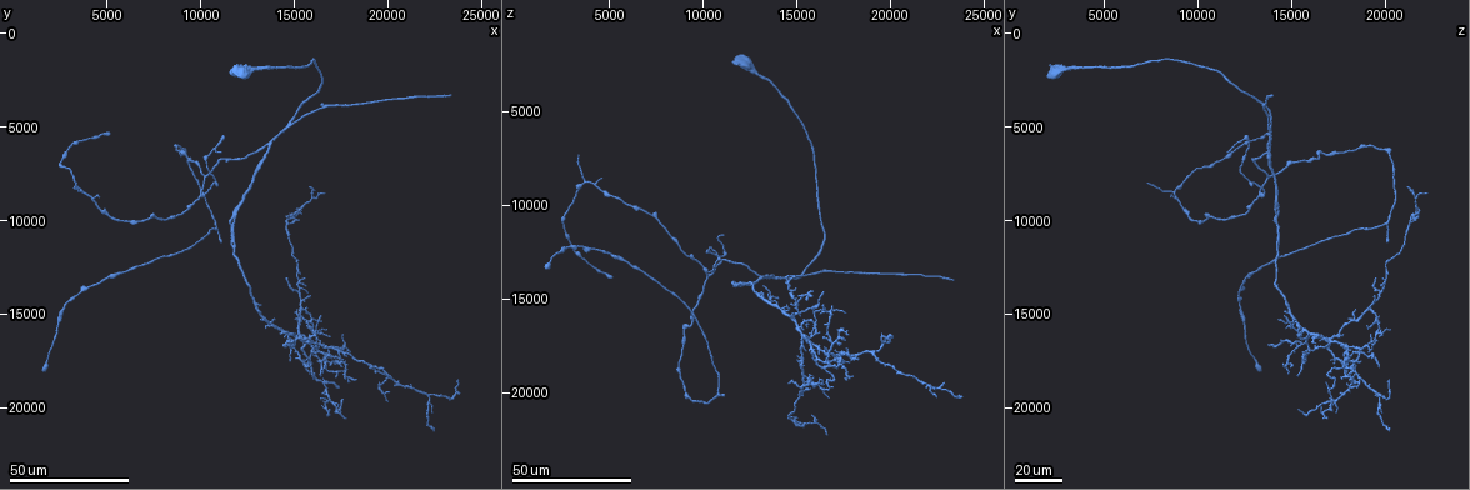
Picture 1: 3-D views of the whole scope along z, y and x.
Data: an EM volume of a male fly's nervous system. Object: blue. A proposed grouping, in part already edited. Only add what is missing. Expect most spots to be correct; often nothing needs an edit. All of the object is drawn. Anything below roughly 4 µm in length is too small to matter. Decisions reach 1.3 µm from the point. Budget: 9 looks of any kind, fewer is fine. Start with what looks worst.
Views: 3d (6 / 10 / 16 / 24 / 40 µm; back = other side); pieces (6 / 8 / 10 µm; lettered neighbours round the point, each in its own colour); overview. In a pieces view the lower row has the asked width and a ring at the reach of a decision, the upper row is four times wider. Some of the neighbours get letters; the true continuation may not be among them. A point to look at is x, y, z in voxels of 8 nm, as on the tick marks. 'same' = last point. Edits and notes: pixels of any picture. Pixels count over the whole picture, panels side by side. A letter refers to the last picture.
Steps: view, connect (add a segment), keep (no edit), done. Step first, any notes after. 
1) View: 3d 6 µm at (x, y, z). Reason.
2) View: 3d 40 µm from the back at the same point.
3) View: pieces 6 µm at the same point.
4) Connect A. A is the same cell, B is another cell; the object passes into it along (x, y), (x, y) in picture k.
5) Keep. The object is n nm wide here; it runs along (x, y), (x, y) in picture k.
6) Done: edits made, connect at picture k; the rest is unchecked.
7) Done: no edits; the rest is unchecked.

View: 3d 40 µm at (23400, 3200, 14000). Branch stops here.

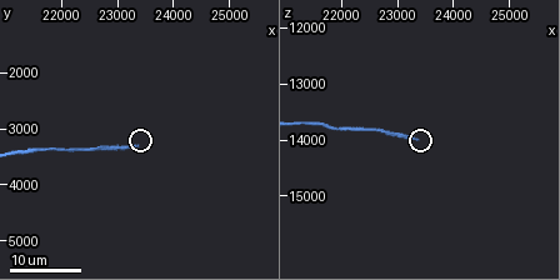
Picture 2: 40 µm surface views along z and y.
View: 3d 6 µm at (23350, 3300, 14050). Zoom in.

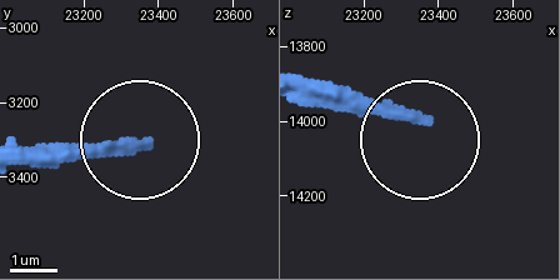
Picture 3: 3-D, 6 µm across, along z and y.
View: pieces 8 µm at (23350, 3320, 14000). See the neighbours.

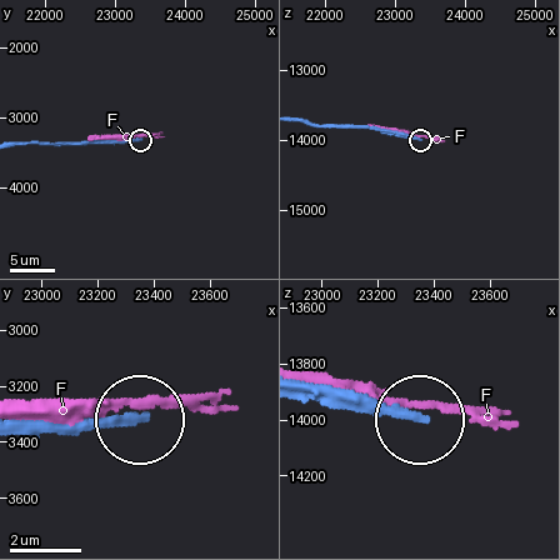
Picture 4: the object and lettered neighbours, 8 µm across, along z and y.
Keep. F is another cell; it runs along (21, 428), (134, 421) in picture 4; none of them fits.

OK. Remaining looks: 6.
View: 3d 40 µm at (11200, 6400, 11800). Free end.

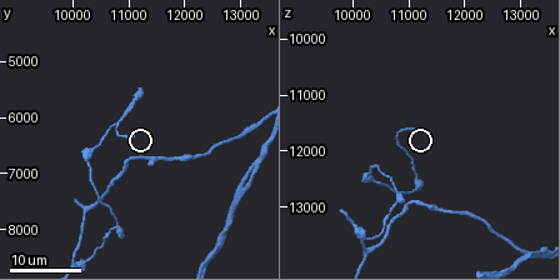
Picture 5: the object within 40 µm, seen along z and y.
View: pieces 8 µm at (11050, 6300, 11550).

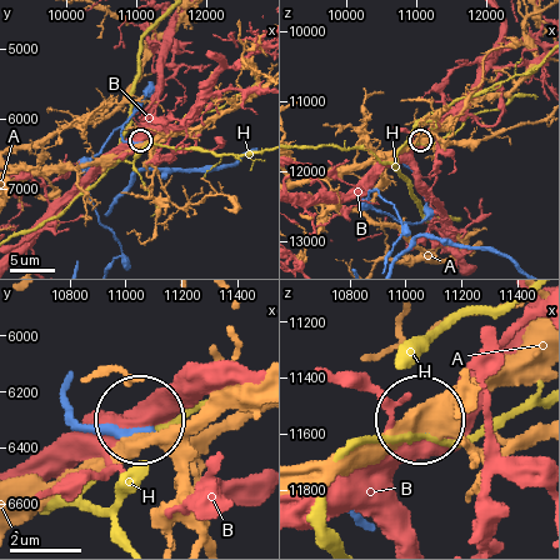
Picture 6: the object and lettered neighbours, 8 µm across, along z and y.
Keep. A, B and H are other cells; it runs along (69, 391), (86, 424), (138, 426) in picture 6; none of them fits.

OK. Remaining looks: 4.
View: 3d 40 µm at (3400, 8000, 7200). Free end.

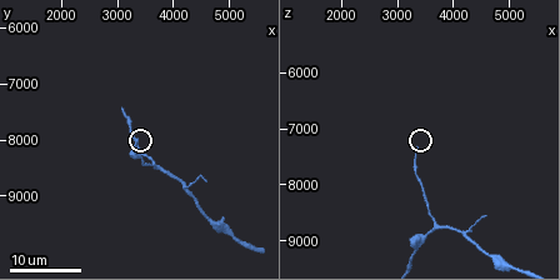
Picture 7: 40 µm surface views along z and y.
View: pieces 6 µm at (3350, 8000, 7350).

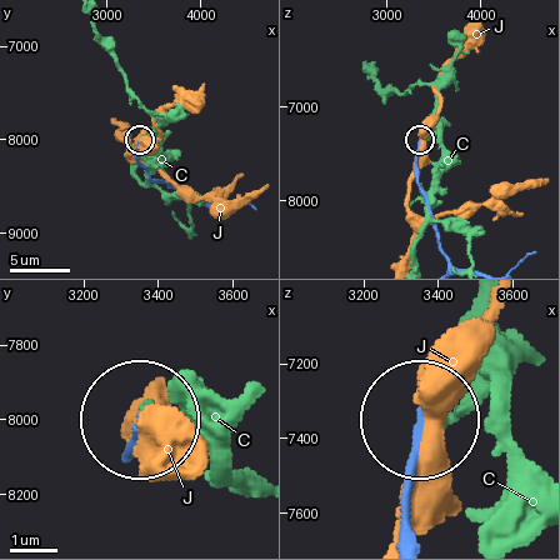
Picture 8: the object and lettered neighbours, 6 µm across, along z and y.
Keep. C and J are other cells; it runs along (413, 530), (405, 470), (416, 426) in picture 8; none of them fits.

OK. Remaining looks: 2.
View: 3d 24 µm at (14600, 13000, 19600). Free end.

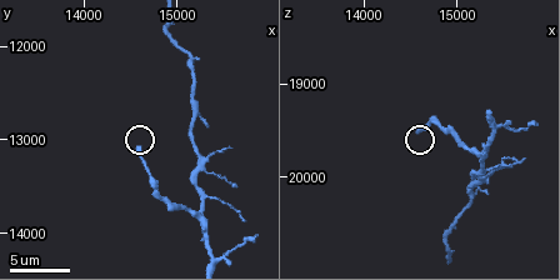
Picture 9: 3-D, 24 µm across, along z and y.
View: pieces 6 µm at (14600, 13100, 19550).

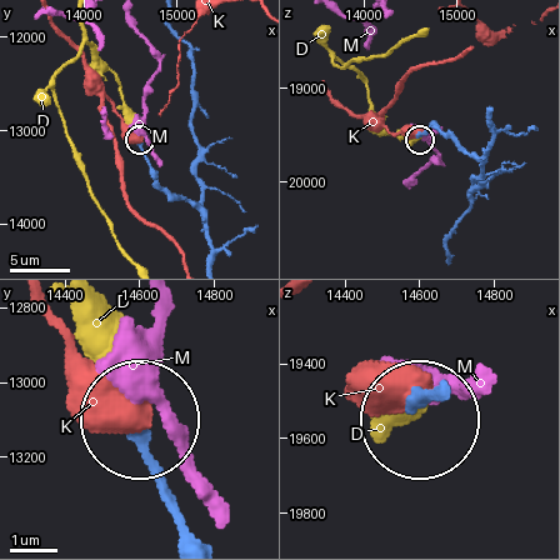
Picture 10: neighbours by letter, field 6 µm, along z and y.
Keep. D, K and M are other cells; it runs along (210, 256), (211, 241), (205, 218), (158, 185), (140, 141) in picture 10; no lettered segment goes on from it.

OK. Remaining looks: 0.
Done: no edits; the rest is unchecked.

